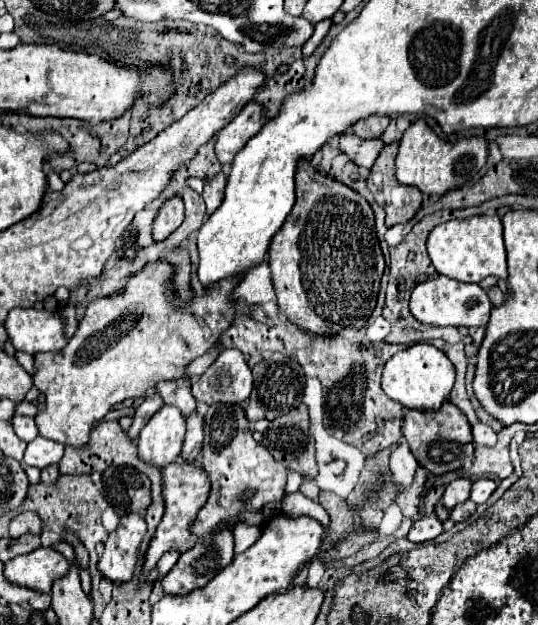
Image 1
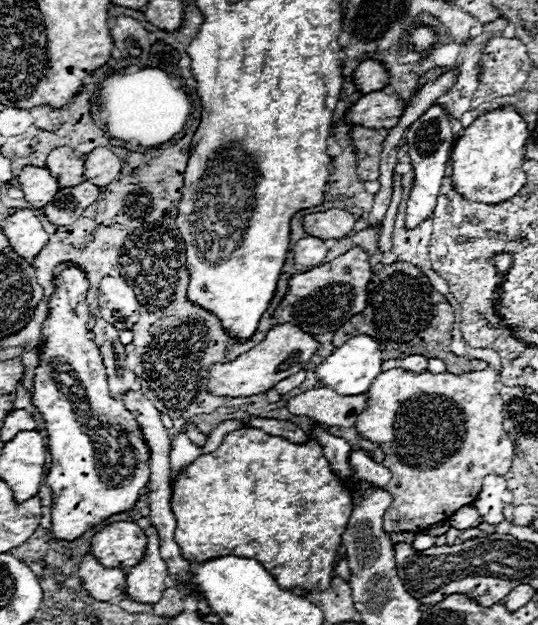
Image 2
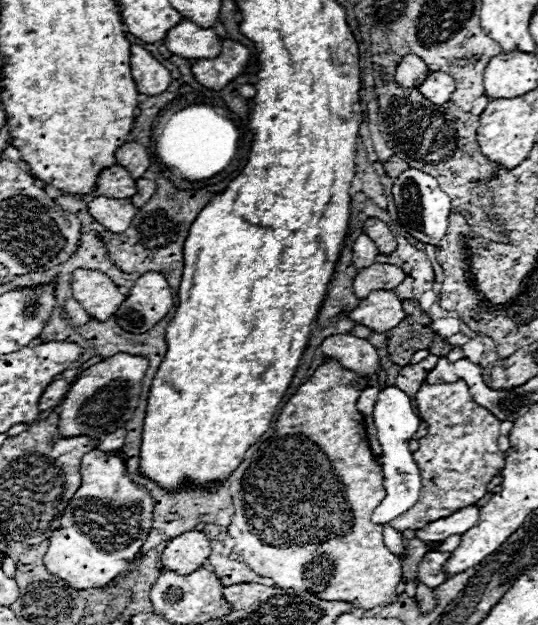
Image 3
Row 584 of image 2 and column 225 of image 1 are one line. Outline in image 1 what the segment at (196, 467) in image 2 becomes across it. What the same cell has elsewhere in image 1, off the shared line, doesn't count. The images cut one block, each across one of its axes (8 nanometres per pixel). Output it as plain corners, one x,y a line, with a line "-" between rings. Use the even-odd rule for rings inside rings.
162,260
148,264
144,270
130,276
124,294
90,302
86,306
84,318
78,324
76,334
62,350
38,352
34,356
36,372
32,380
46,398
46,410
34,416
40,436
64,446
86,446
90,440
90,432
96,428
96,424
102,422
102,418
110,412
114,404
126,398
144,396
160,380
176,380
178,376
184,376
188,364
218,342
218,336
234,320
234,302
230,300
230,292
238,286
240,280
222,280
222,284
214,288
214,292
196,296
194,308
190,308
190,312
174,312
174,308
166,304
166,292
162,292
162,280
166,280
166,276
170,276
168,264
162,264

